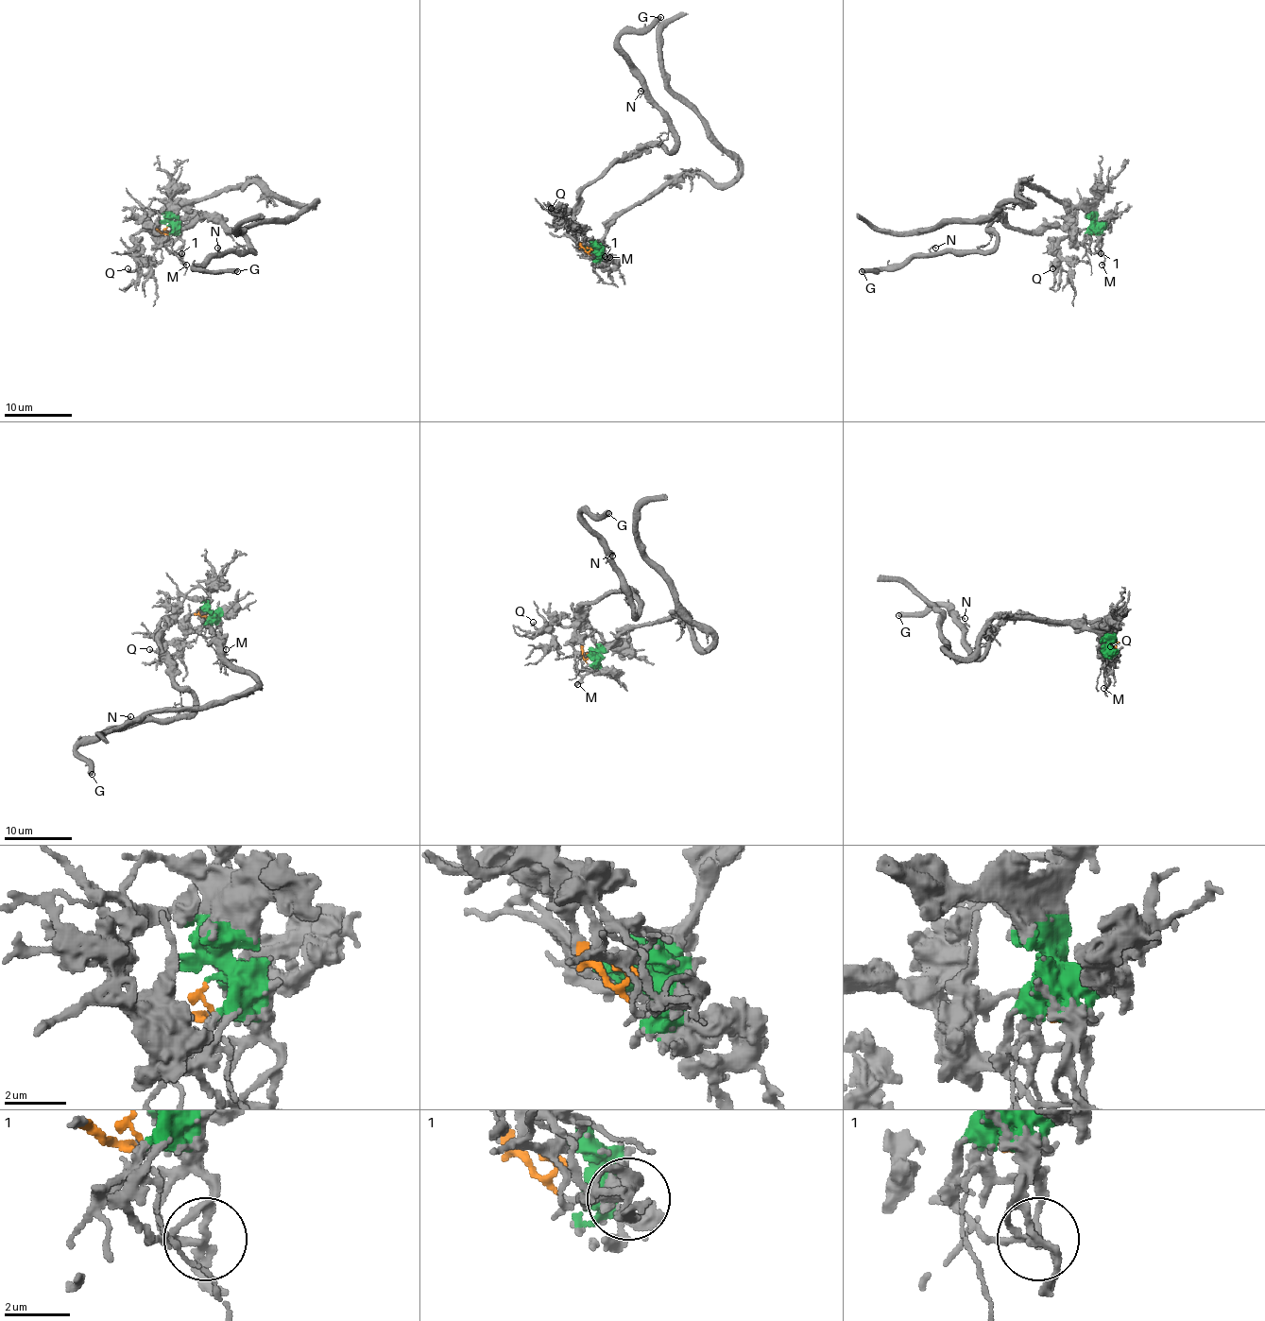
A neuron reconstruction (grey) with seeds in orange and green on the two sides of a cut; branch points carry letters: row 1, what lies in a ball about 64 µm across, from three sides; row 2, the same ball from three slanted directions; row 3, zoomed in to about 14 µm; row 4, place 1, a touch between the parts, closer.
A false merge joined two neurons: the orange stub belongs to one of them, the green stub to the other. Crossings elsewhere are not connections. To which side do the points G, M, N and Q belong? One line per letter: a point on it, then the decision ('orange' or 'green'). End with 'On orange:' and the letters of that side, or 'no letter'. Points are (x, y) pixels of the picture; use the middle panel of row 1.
G: at (660, 17); orange
M: at (609, 257); green
N: at (641, 91); orange
Q: at (551, 208); orange
On orange: G, N, Q

